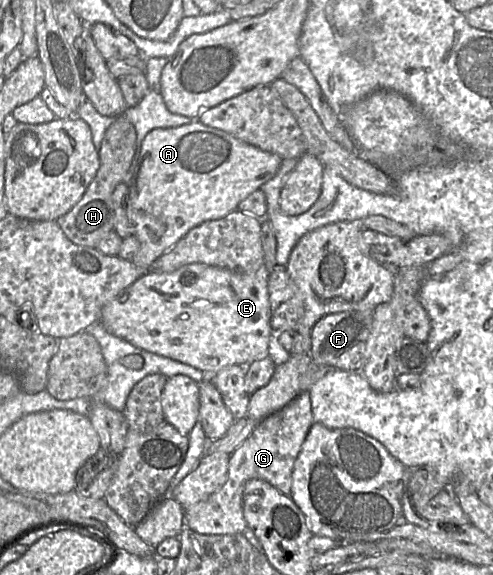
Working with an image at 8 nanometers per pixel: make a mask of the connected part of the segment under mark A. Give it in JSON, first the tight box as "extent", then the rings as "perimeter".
{"extent":[128,121,282,269],"perimeter":[[[199,121],[148,132],[128,184],[133,236],[140,243],[131,262],[147,269],[192,228],[236,210],[242,200],[276,175],[282,161],[276,154]]]}

